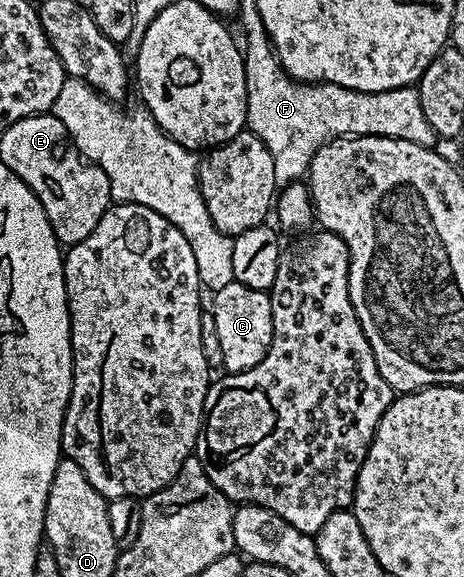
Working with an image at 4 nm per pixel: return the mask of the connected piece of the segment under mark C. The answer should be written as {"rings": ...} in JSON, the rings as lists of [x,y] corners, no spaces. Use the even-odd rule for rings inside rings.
{"rings":[[[233,282],[225,289],[214,292],[213,312],[217,325],[217,336],[221,345],[221,366],[223,371],[234,373],[253,369],[267,355],[273,337],[273,309],[271,296],[266,291],[249,289],[245,285]]]}

